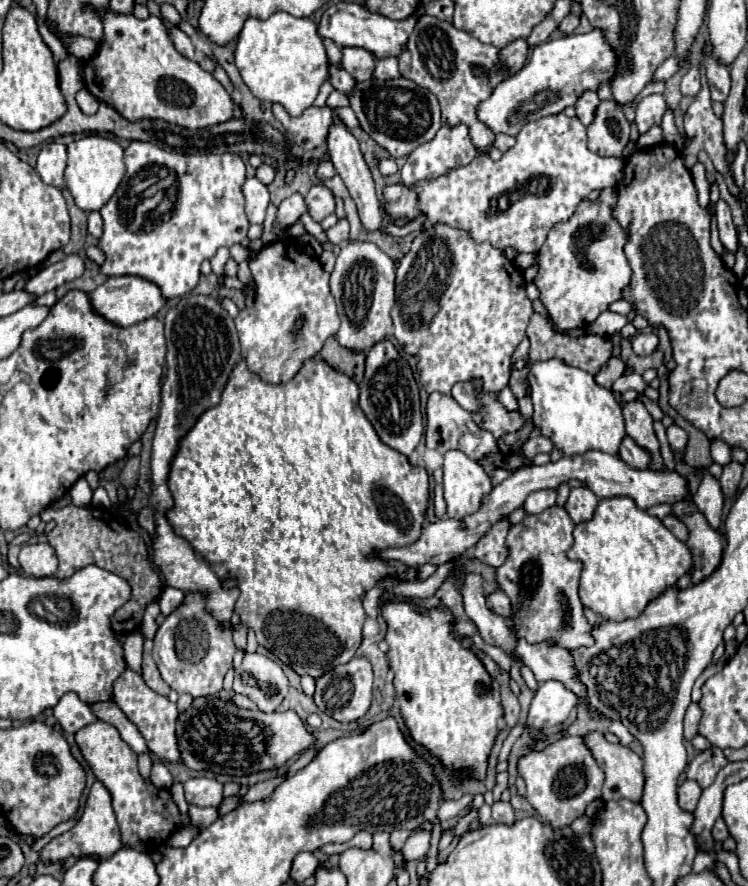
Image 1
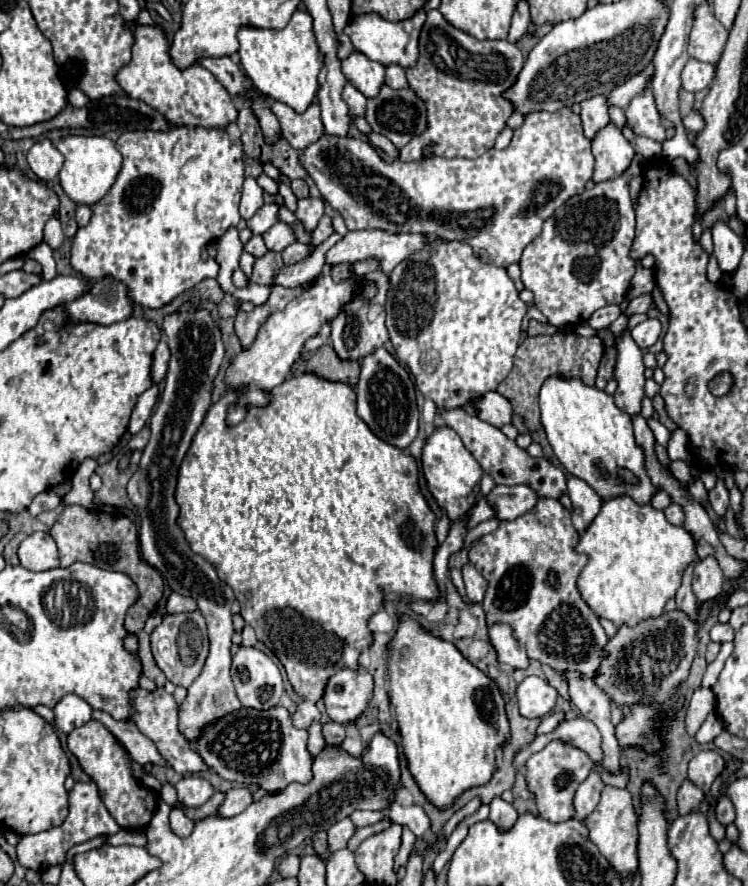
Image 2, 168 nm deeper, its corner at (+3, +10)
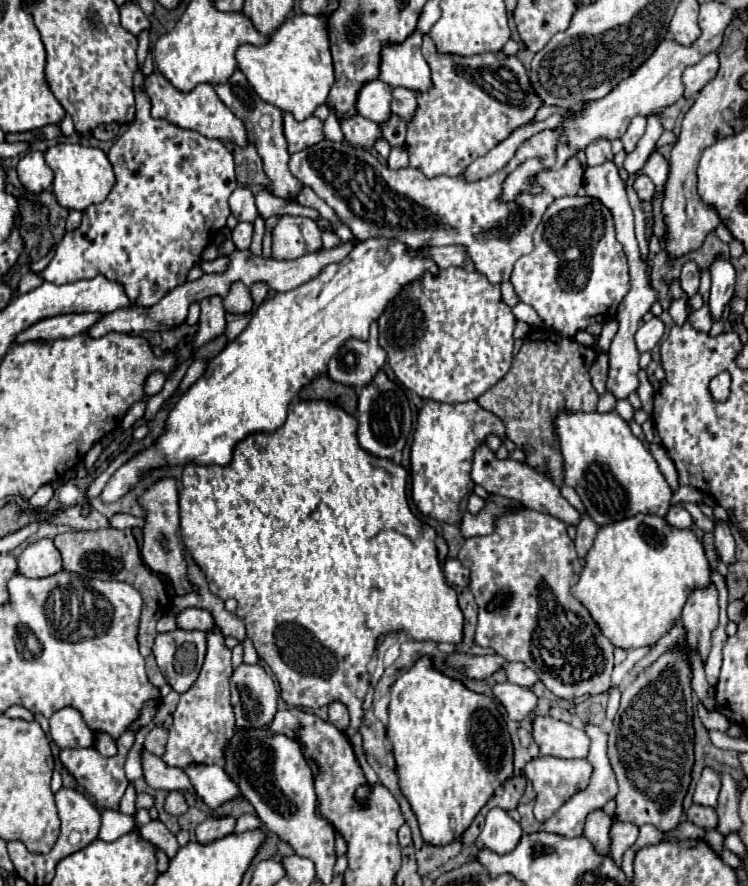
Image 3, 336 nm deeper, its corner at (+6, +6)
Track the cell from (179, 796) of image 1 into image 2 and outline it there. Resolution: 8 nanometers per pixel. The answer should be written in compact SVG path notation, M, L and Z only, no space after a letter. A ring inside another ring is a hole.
M177 808L171 810L171 830L177 836L189 836L193 832L193 826L195 826L195 822L189 820L181 810L177 810Z

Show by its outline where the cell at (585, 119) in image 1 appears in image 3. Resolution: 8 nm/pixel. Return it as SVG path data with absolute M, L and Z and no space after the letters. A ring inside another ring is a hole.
M598 138L586 146L586 162L588 166L596 166L606 162L606 158L612 158L612 148L608 138Z

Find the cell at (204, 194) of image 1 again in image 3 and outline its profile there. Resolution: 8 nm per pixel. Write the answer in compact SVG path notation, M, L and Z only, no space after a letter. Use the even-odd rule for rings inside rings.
M148 30L138 36L138 70L134 74L134 94L136 94L136 118L126 126L126 132L118 136L108 152L114 166L116 184L108 198L100 204L92 204L84 210L84 218L78 230L68 232L56 248L50 264L40 272L40 276L54 284L78 282L84 278L94 278L98 272L112 282L124 286L130 302L140 306L154 306L170 290L186 282L188 272L200 262L202 250L216 238L216 234L226 226L230 216L228 196L236 190L234 158L232 152L220 140L208 140L194 130L176 132L166 120L156 120L150 116L148 98L142 92L142 62L148 54Z

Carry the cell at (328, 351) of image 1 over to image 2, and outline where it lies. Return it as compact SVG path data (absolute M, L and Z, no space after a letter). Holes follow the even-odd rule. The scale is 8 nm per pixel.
M321 346L315 354L311 354L303 370L331 382L345 382L351 388L357 386L359 378L359 362L339 360L331 346Z

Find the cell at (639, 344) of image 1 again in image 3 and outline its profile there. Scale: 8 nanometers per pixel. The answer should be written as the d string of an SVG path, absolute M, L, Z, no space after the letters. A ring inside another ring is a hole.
M652 316L650 320L646 320L636 332L638 352L650 352L660 342L662 334L664 334L664 324L660 322L660 318Z

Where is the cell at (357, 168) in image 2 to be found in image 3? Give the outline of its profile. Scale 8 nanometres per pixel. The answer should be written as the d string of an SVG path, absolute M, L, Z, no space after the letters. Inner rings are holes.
M542 130L528 138L502 170L474 182L468 182L464 174L426 178L414 168L390 170L368 150L352 146L346 140L322 140L302 152L292 154L290 172L304 186L310 186L358 240L390 238L410 248L448 244L462 246L466 248L476 270L490 282L500 284L510 278L514 262L534 250L532 236L546 208L562 196L574 196L584 184L586 166L578 160L578 156L568 158L564 166L556 166L558 140L558 130ZM528 158L538 158L544 166L544 170L534 176L534 182L542 188L542 192L522 192L514 202L502 202L500 196L504 180Z

